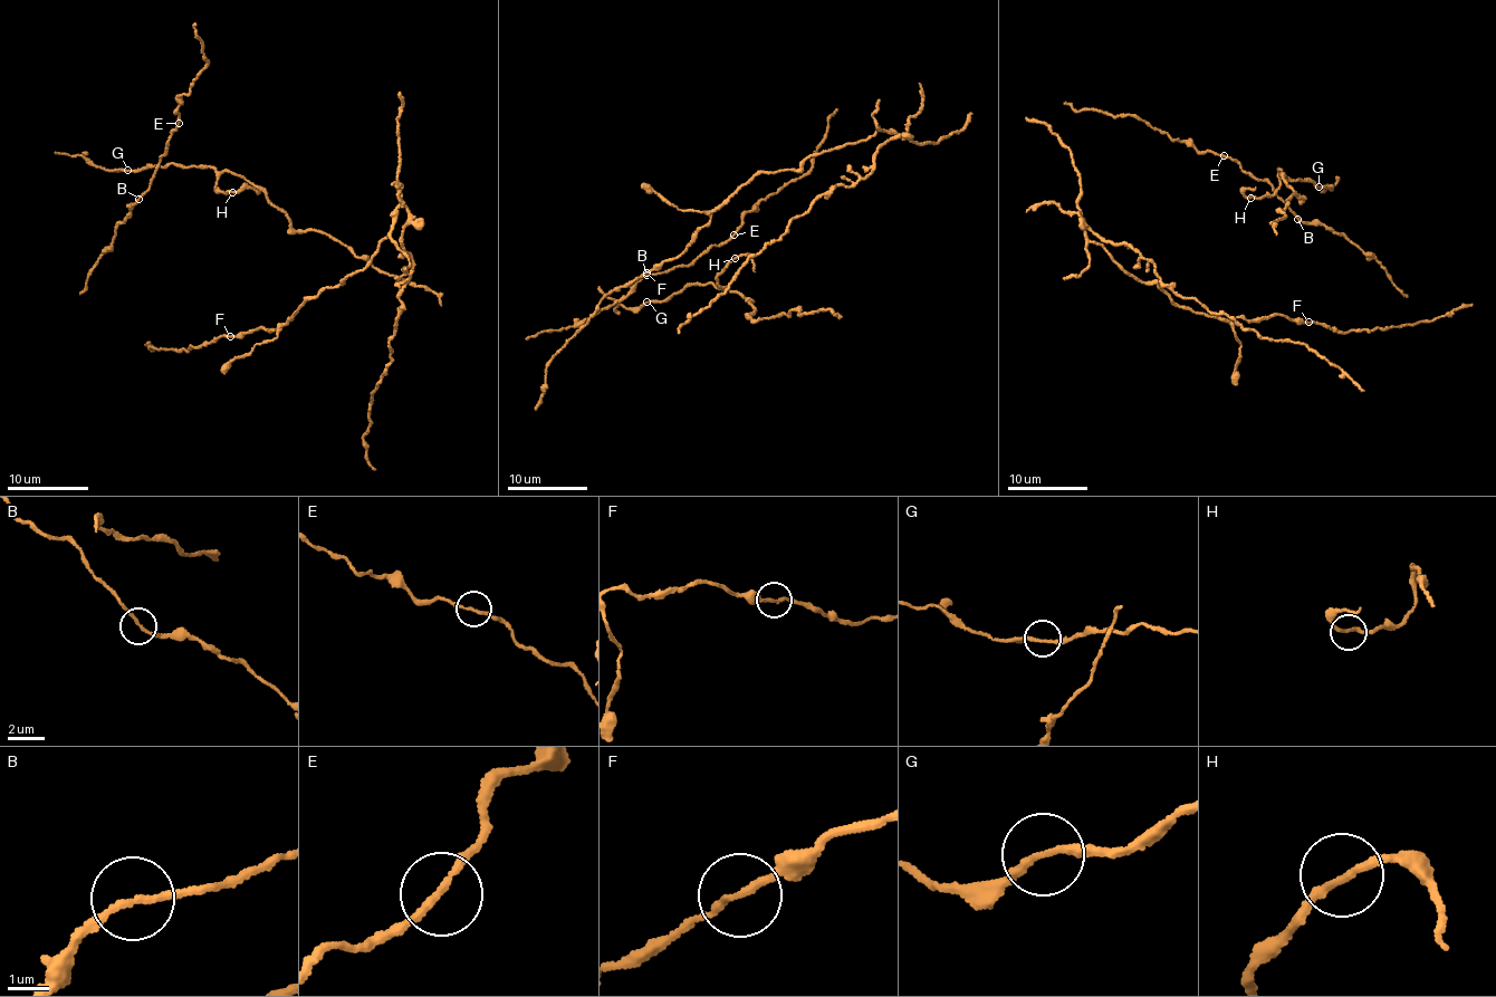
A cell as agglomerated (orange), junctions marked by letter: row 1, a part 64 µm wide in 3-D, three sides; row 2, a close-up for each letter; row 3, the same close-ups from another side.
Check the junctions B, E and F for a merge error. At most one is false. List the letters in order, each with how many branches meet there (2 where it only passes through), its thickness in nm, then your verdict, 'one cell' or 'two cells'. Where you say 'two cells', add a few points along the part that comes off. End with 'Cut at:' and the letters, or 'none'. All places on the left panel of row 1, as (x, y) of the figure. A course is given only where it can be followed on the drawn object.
B: 2 | 160 nm | one cell
E: 2 | 160 nm | two cells
F: 2 | 150 nm | one cell
Cut at: E

